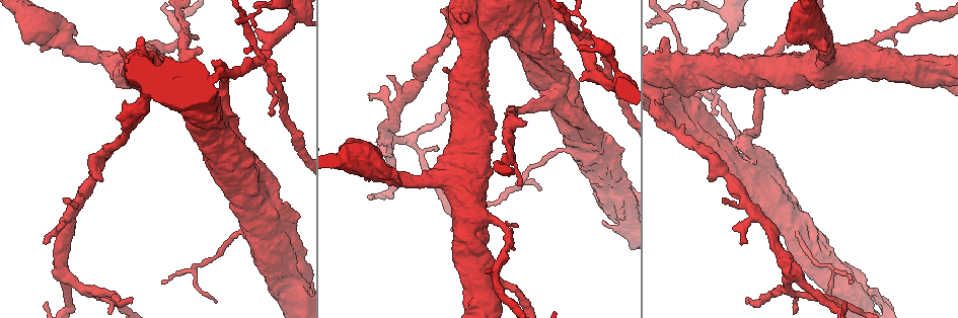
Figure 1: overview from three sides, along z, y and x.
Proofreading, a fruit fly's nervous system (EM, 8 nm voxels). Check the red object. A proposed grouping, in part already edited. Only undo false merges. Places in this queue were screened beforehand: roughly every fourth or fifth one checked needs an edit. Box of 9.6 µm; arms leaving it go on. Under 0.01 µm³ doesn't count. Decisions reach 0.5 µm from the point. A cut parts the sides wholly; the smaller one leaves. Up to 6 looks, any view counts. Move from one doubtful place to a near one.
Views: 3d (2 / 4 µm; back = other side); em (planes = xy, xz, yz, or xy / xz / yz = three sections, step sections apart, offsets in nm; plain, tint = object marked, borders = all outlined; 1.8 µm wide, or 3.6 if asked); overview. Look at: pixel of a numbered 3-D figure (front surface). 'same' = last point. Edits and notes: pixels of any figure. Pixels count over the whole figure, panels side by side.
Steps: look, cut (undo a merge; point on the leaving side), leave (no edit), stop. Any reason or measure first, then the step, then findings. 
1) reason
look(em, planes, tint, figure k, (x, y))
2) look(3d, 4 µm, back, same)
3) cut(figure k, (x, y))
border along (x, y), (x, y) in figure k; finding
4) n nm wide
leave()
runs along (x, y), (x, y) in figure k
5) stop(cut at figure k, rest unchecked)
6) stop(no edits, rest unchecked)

arms part here
look(em, xz, step 4, tint, figure 1, (184, 31))

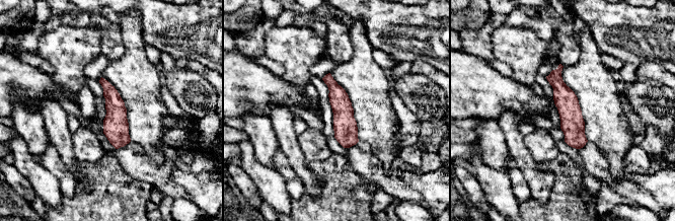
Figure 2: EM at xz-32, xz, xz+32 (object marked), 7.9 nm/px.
another direction
look(em, planes, tint, same)

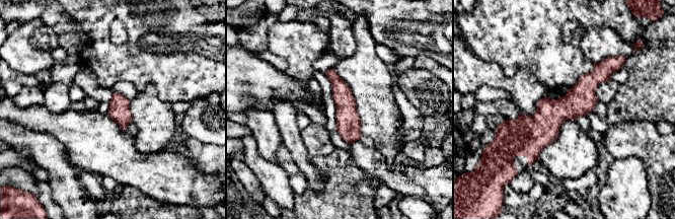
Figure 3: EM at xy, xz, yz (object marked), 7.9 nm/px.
leave()
runs along (612, 68), (542, 124), (508, 123) in figure 3; all the same cell

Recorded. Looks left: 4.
look(em, 3.6 µm, yz, step 8, tint, figure 1, (761, 171))

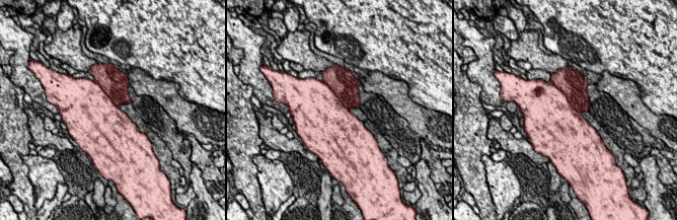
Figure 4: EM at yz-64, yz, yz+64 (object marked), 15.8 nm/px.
cut it another way
look(em, 3.6 µm, planes, tint, same)

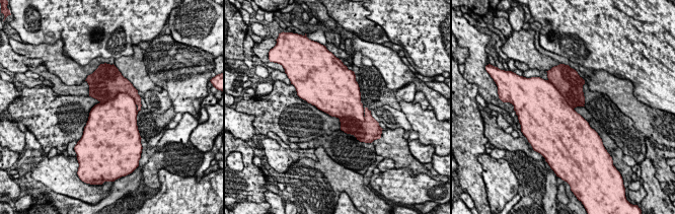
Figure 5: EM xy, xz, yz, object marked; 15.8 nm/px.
cut(figure 5, (108, 82))
border along (100, 102), (128, 93), (136, 103) in figure 5; two cells meet here

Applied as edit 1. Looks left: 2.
three arms meet
look(3d, 4 µm, figure 1, (393, 142))

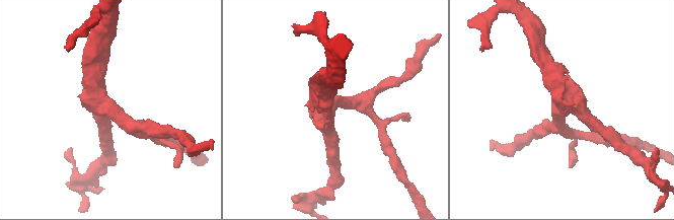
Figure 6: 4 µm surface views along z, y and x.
3 arms; arms of 220, 240, 280 nm
look(em, xy, step 4, tint, figure 6, (332, 104))

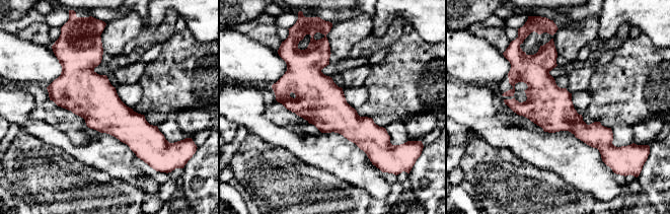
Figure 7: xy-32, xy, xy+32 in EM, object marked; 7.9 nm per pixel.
360 nm wide
leave()
continuous, no second cell

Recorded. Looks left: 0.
stop(cut at figure 5, rest unchecked)

